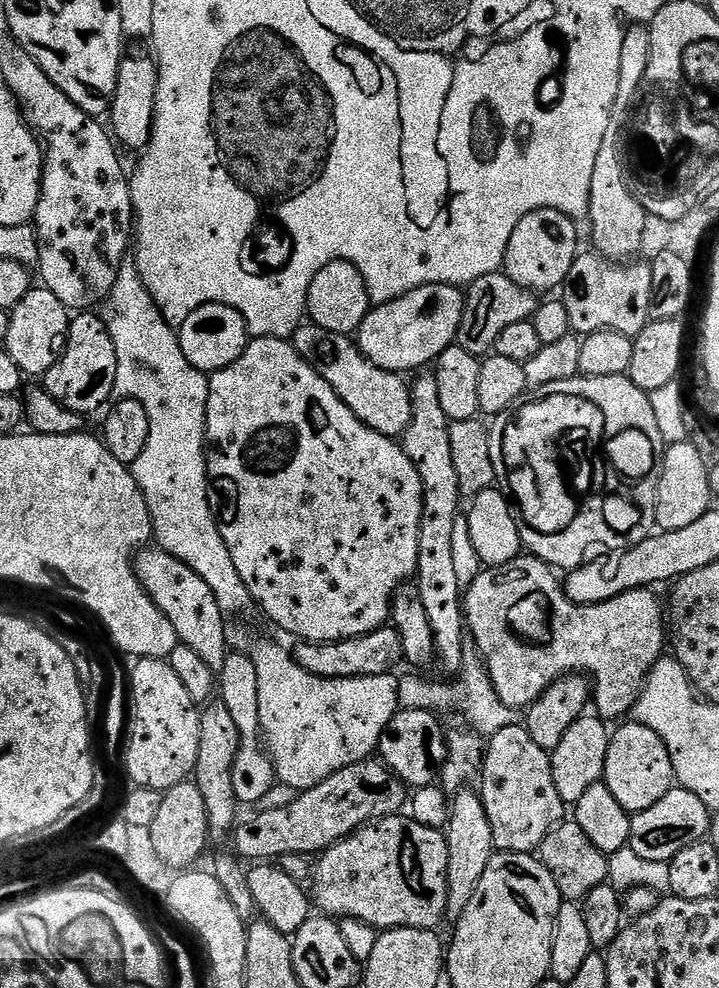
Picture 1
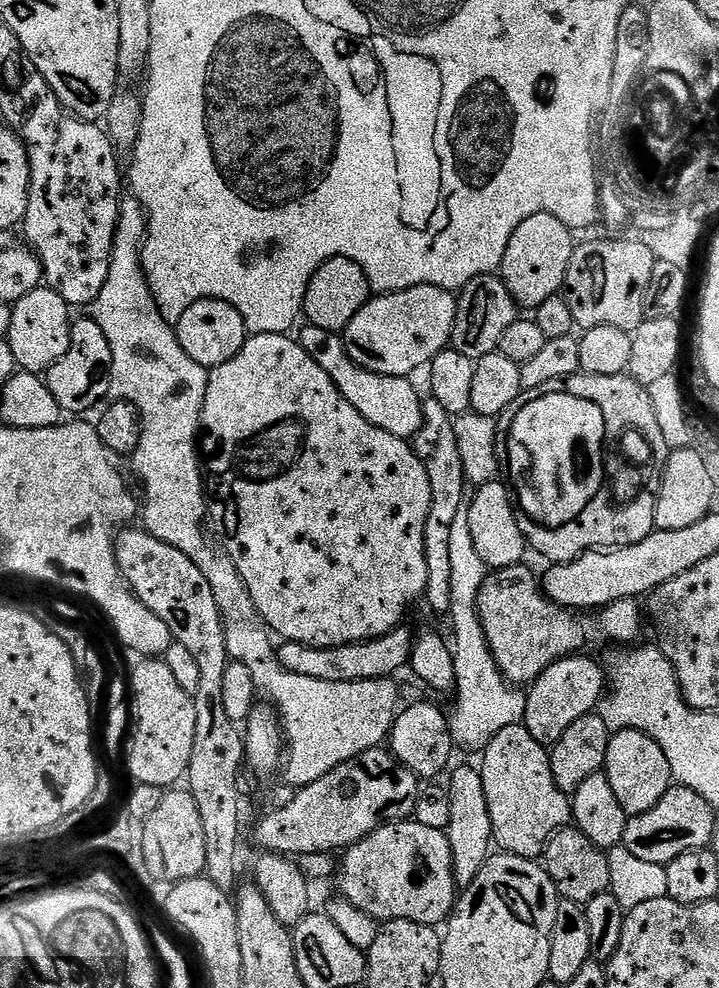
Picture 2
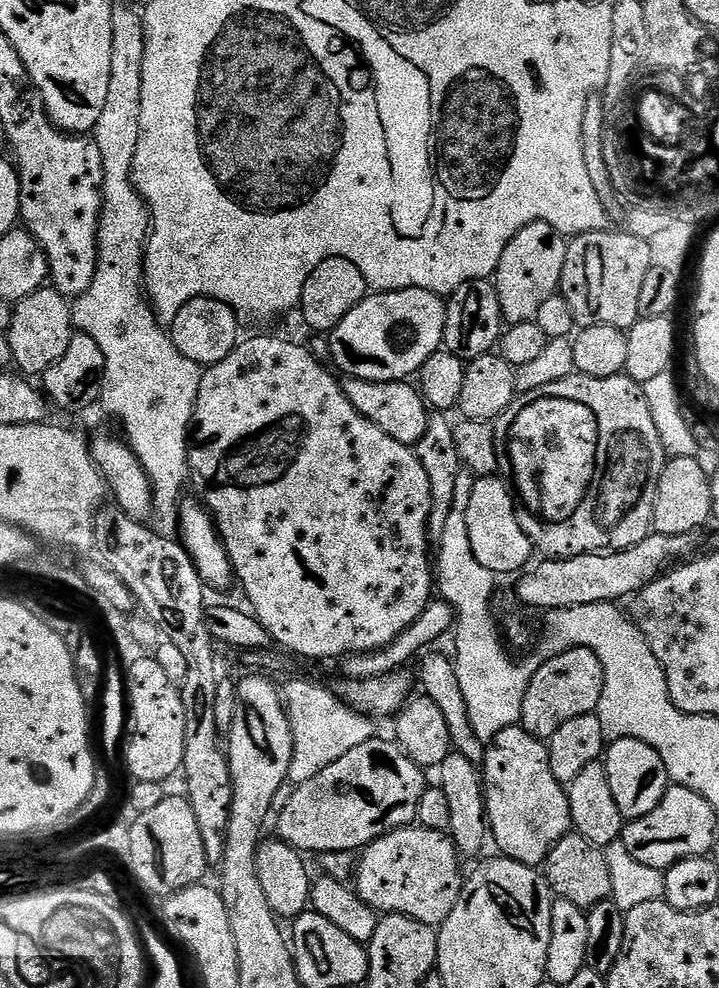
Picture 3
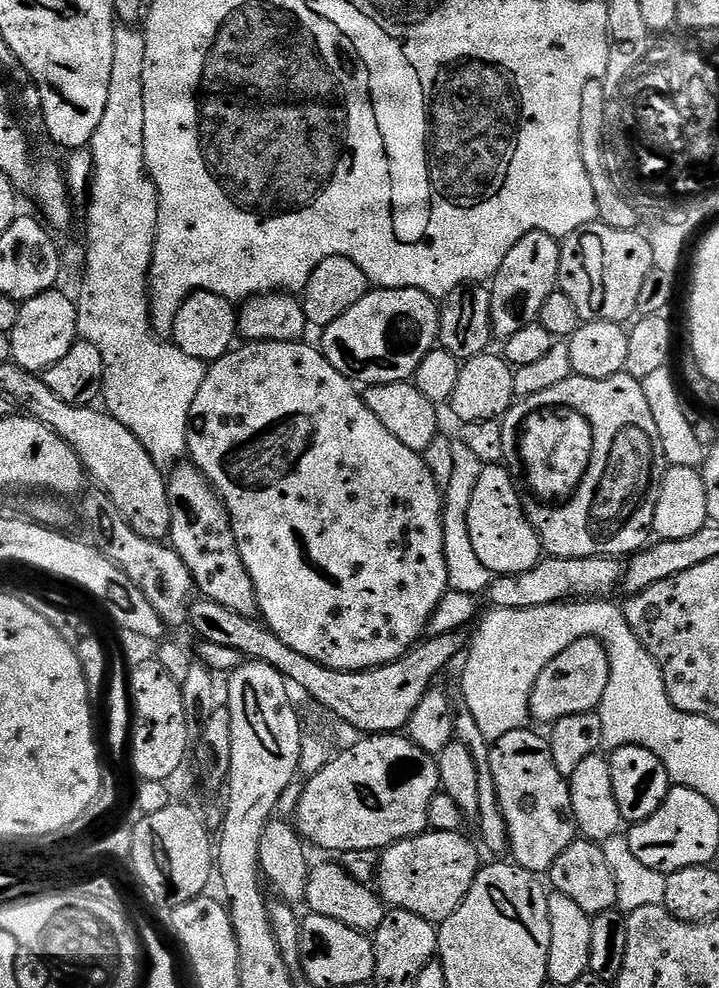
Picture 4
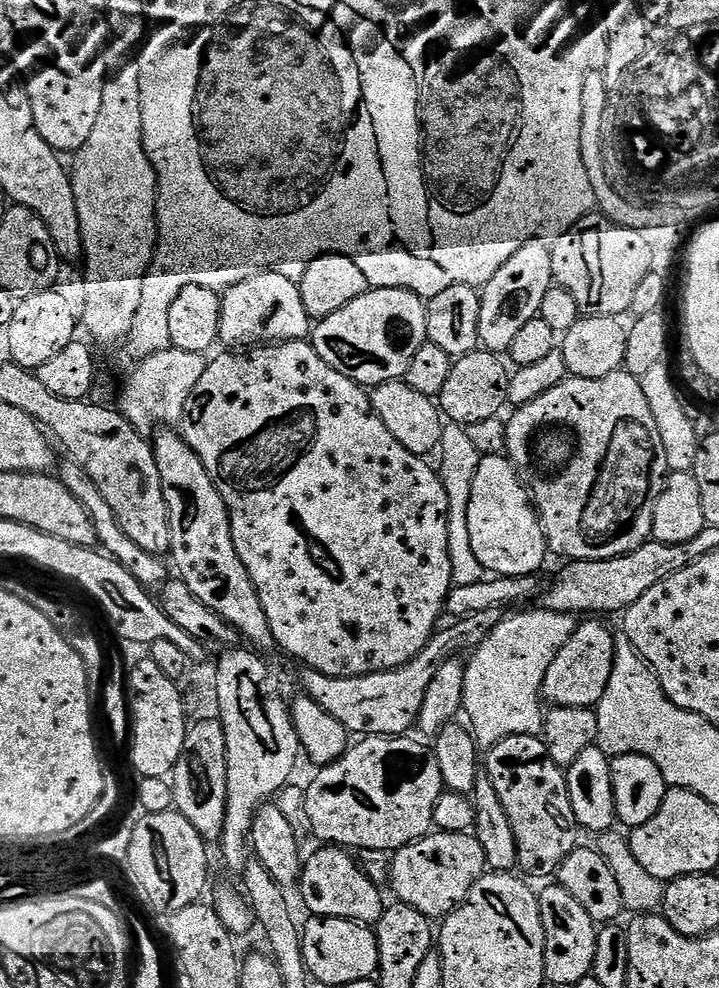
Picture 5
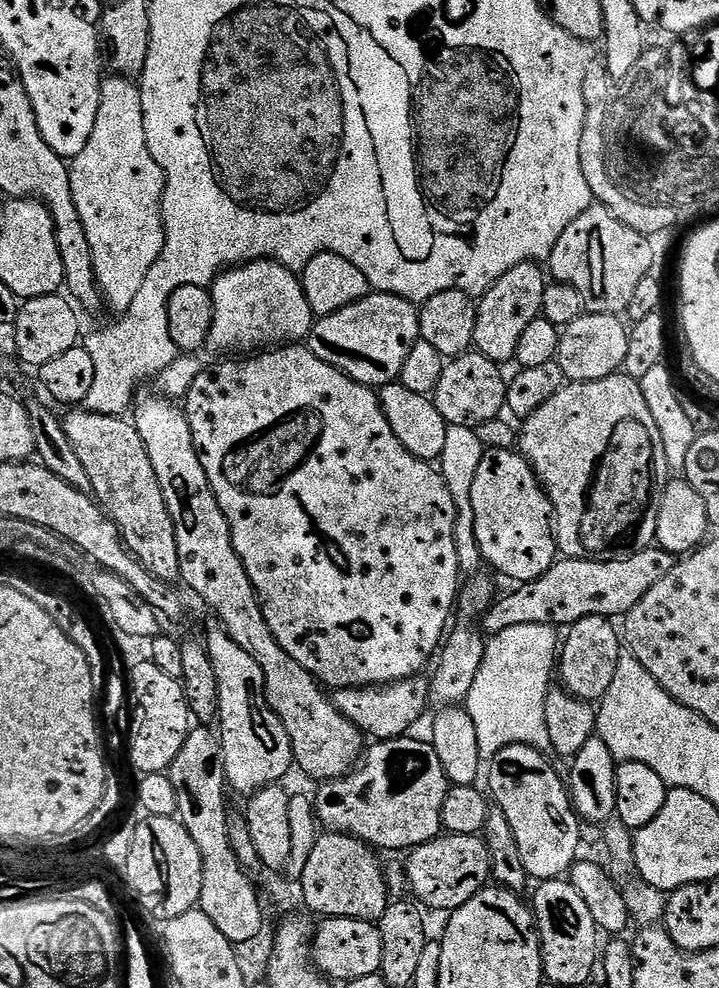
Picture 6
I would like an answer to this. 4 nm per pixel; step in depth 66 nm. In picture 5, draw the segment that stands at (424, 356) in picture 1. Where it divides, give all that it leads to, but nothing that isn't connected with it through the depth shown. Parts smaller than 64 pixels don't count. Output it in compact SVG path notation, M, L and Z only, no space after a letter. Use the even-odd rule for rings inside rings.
M372 288L362 298L354 298L350 306L319 321L310 333L310 343L338 374L346 374L361 386L403 380L414 354L428 343L427 317L425 297L401 288Z

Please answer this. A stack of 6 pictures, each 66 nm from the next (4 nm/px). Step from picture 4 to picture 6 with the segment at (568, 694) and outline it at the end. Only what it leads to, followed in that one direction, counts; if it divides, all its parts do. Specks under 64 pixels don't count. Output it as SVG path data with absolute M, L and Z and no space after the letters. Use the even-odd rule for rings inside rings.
M591 616L580 619L567 629L566 640L558 654L558 678L577 699L598 700L604 696L614 678L618 658L622 654L622 638L609 617Z

